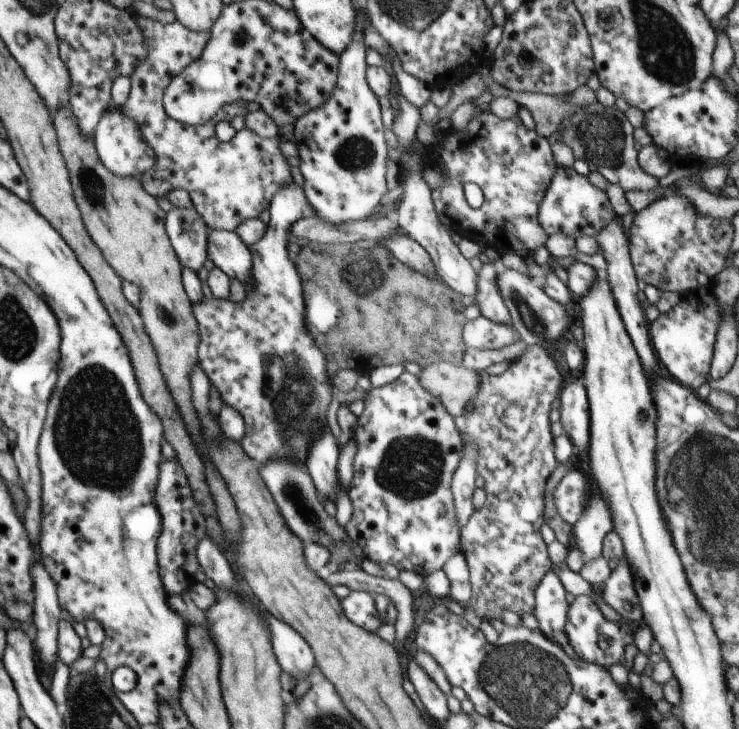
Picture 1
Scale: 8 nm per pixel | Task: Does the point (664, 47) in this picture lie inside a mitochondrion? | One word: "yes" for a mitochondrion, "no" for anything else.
yes

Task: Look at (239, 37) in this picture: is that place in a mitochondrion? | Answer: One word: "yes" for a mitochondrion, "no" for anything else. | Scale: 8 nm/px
yes

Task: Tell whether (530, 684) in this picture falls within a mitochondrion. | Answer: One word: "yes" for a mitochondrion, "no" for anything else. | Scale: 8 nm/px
yes

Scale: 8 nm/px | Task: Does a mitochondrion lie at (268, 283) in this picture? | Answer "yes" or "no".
no

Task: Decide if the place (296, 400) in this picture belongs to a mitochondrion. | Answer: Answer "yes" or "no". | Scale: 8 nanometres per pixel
yes

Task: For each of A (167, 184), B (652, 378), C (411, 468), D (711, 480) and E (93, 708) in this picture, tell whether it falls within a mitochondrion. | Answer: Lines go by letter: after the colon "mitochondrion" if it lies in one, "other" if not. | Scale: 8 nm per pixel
A: other
B: other
C: mitochondrion
D: mitochondrion
E: mitochondrion

